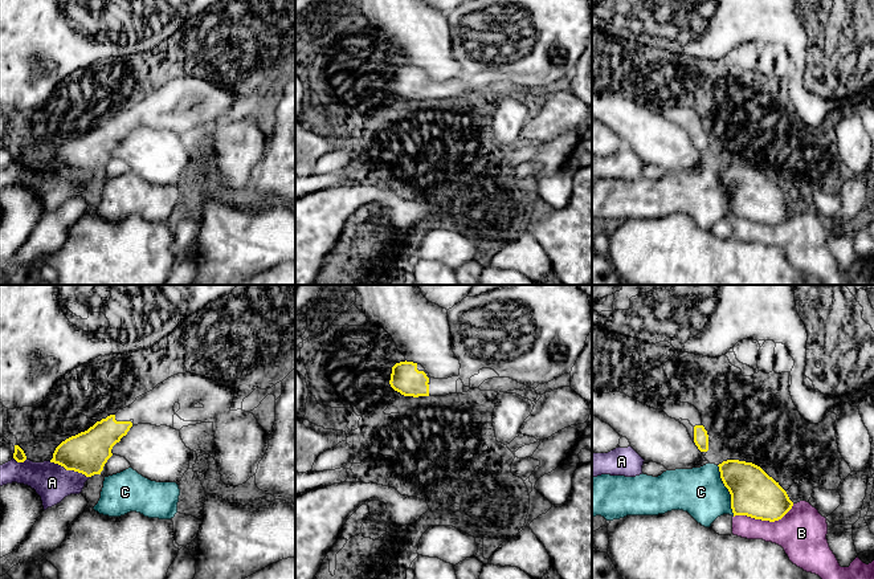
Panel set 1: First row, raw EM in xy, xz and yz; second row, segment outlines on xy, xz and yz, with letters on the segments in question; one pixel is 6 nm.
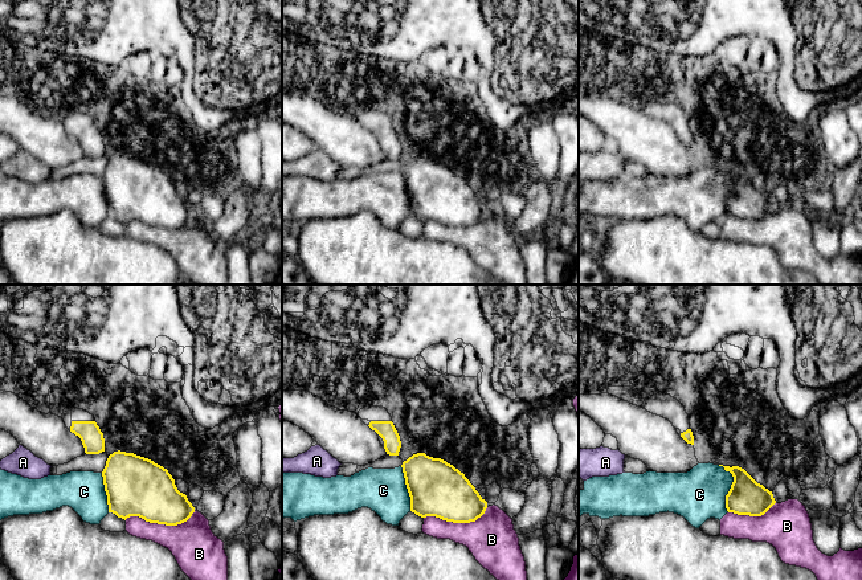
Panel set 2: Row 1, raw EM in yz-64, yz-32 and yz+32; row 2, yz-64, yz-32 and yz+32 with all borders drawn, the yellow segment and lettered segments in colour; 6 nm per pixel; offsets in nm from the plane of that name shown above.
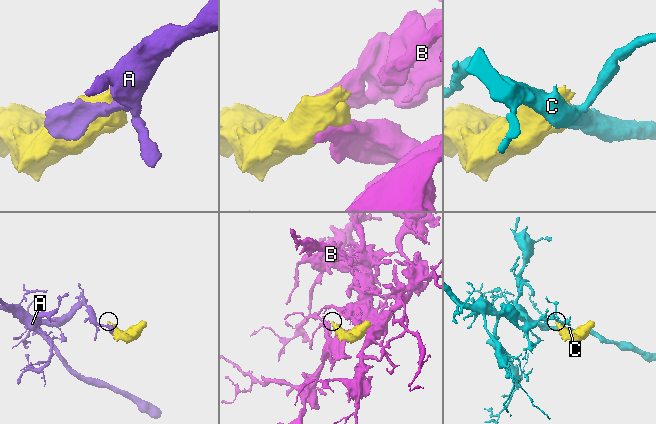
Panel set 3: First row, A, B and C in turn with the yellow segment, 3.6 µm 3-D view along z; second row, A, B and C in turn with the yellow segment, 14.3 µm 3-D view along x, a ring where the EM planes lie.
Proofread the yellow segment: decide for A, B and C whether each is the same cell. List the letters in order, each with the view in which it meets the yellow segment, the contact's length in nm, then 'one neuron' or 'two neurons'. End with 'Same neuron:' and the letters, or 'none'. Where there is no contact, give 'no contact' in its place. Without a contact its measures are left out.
A: xy | 260 nm | two neurons
B: yz | 380 nm | two neurons
C: yz | 320 nm | two neurons
Same neuron: none

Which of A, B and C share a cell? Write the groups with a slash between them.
A / B / C

